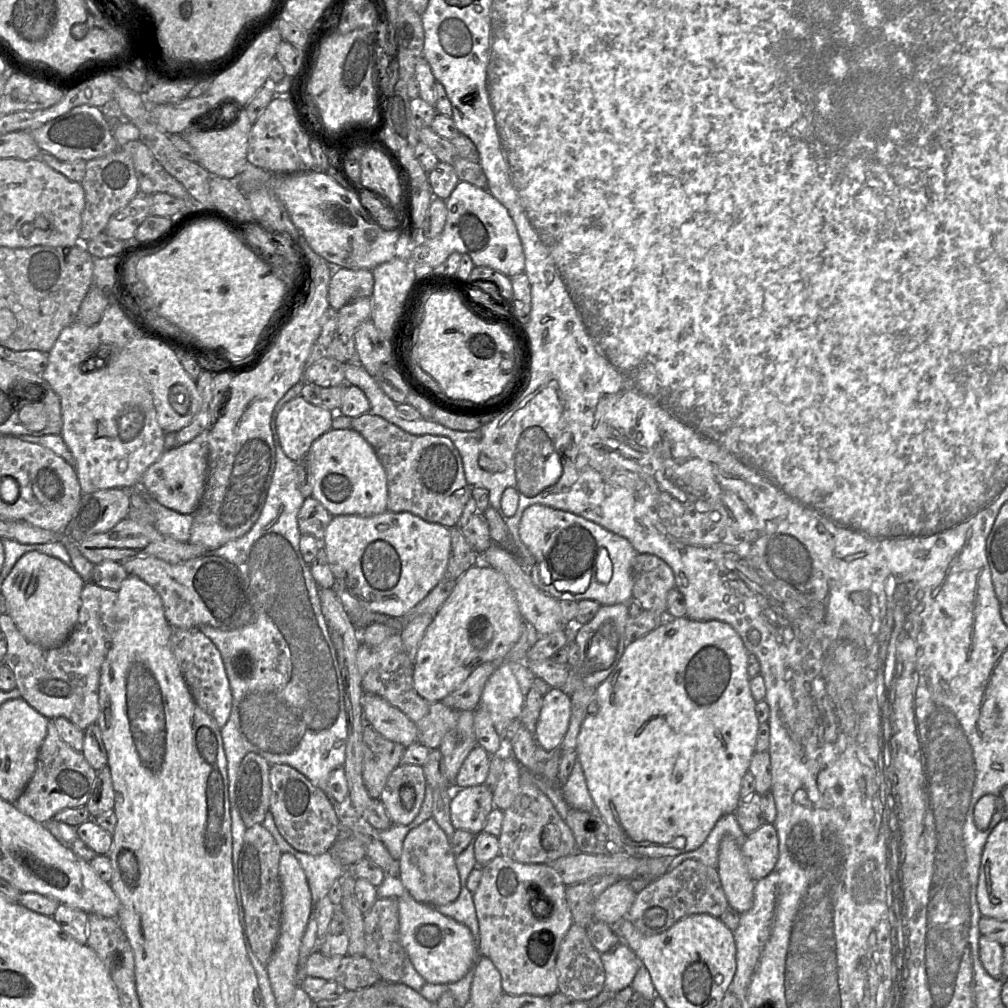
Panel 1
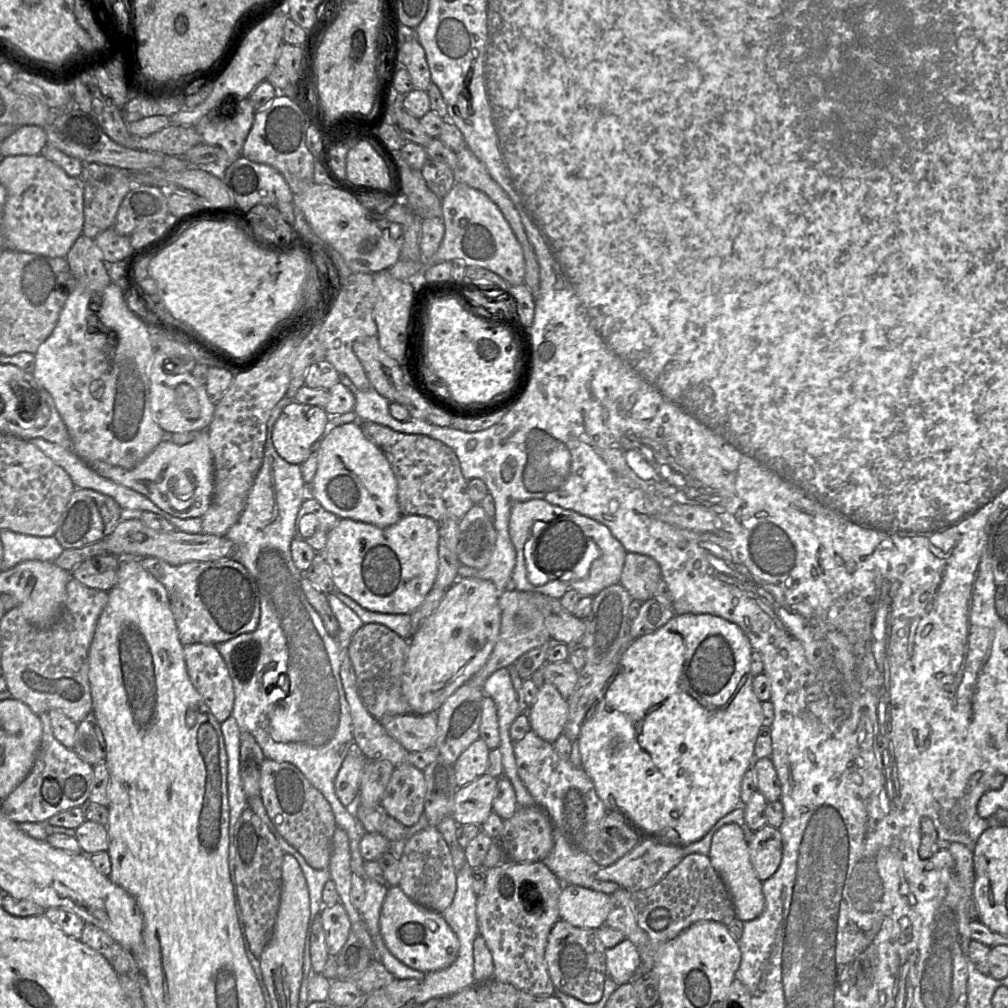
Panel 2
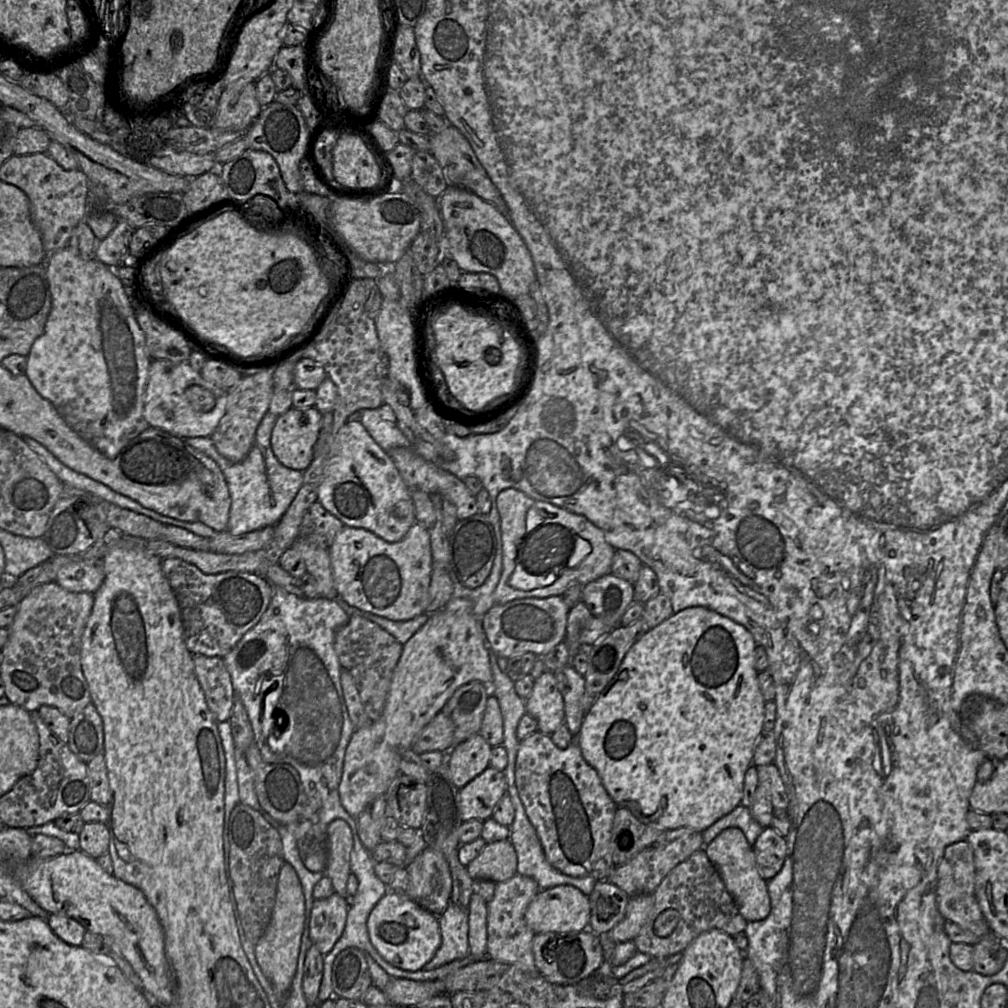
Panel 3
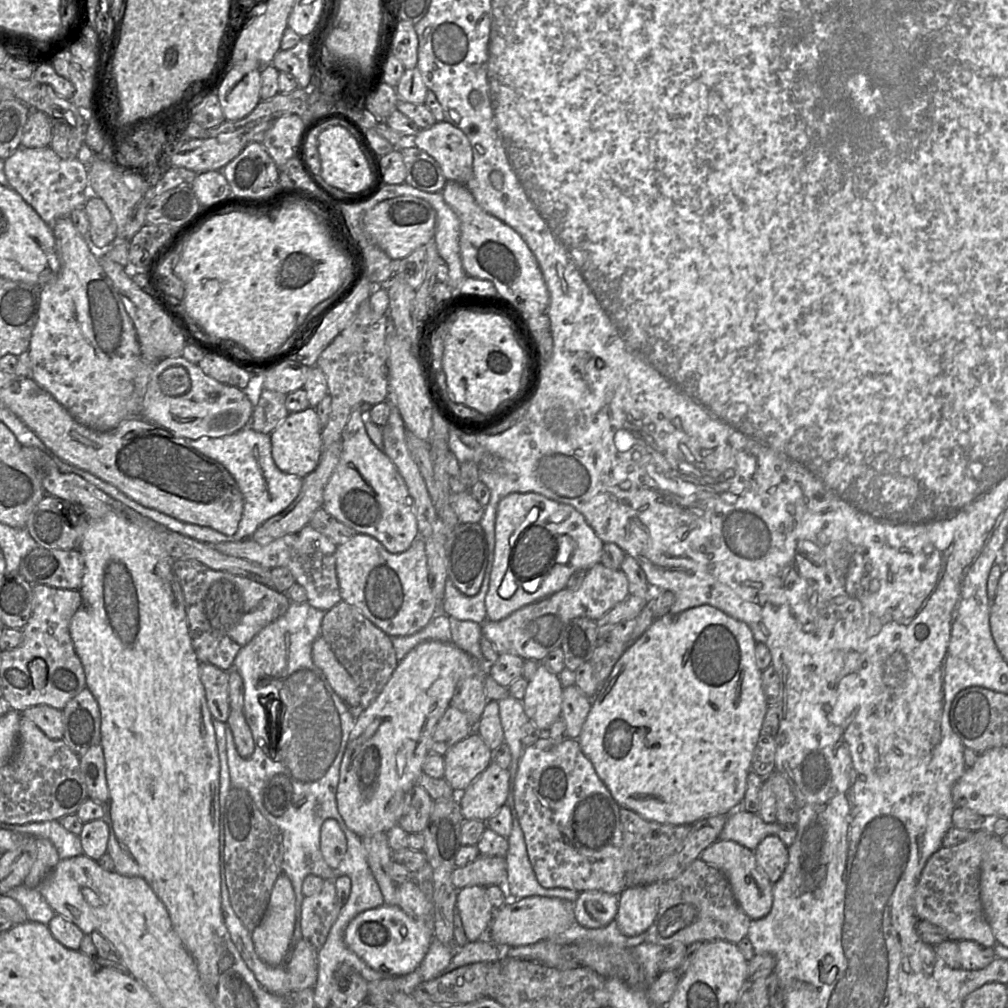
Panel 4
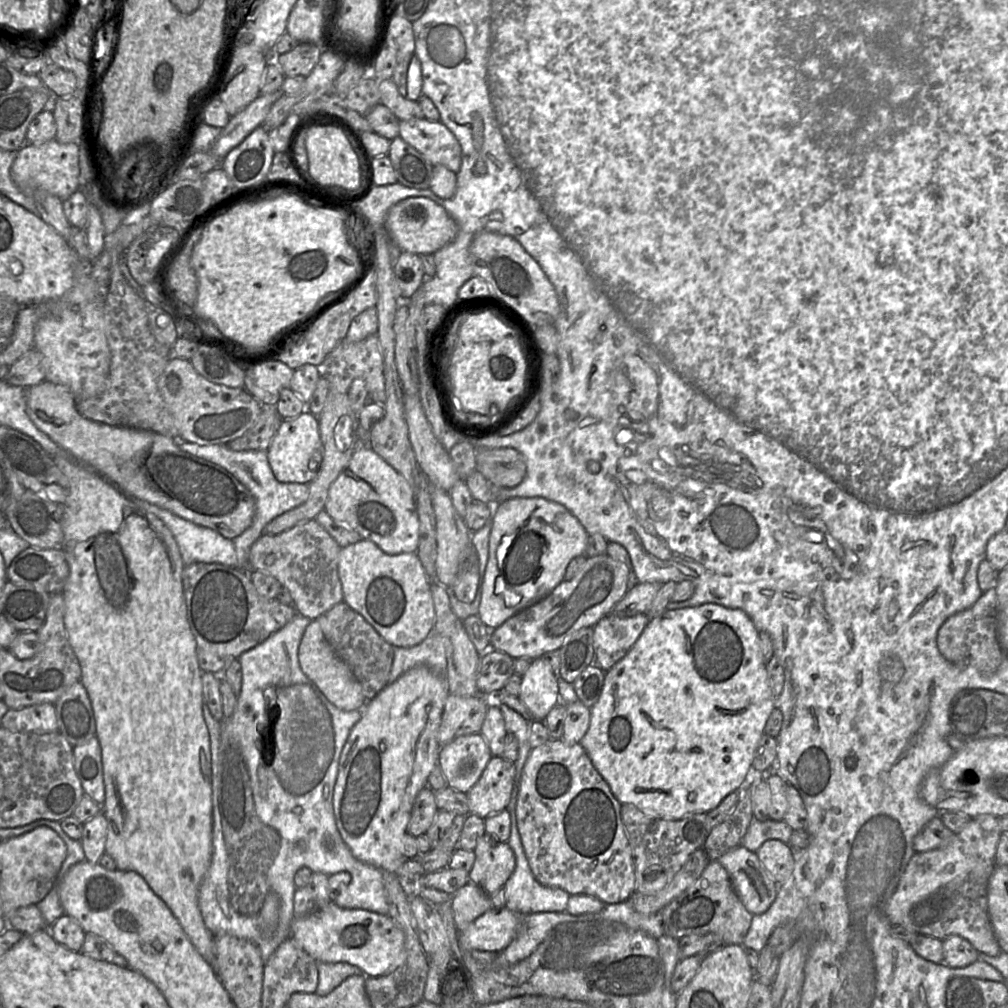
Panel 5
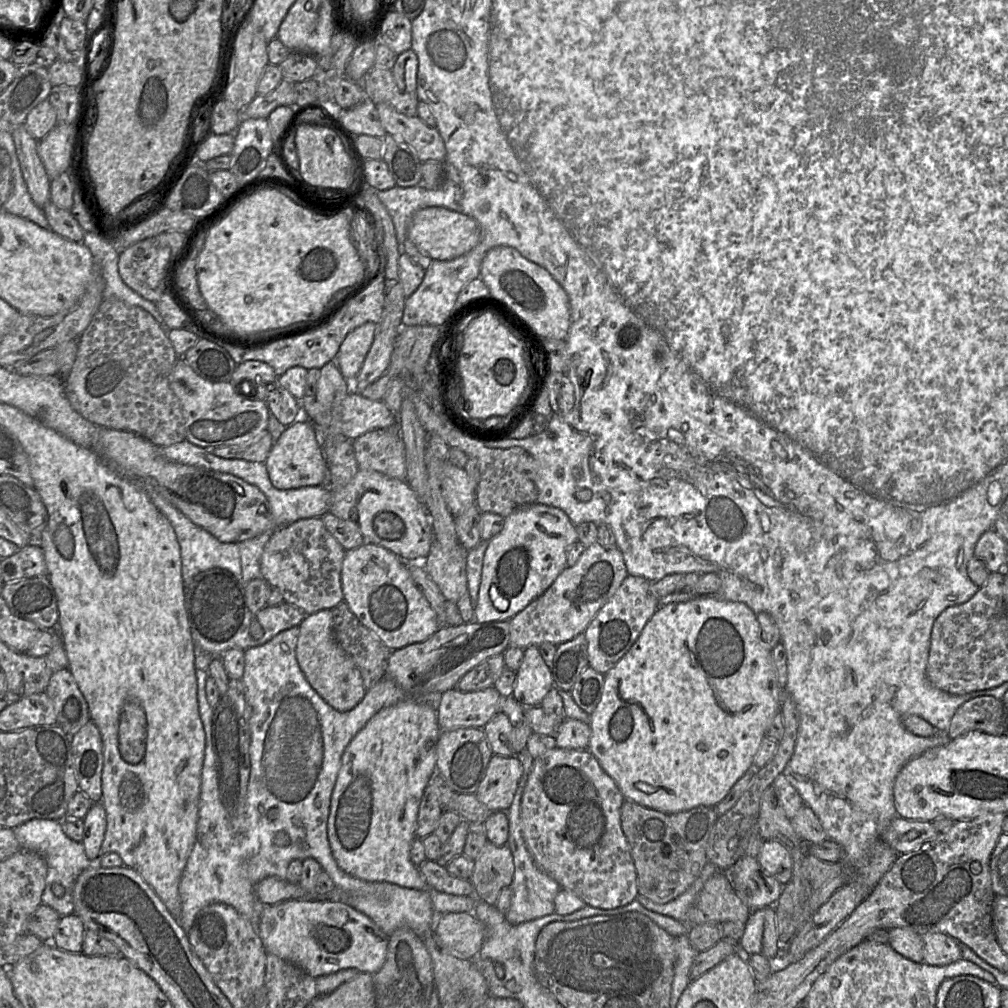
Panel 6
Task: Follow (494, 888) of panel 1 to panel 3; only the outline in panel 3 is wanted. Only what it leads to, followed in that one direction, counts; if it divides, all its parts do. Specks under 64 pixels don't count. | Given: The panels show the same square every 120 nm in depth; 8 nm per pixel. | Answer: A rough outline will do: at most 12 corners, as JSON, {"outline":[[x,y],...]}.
{"outline":[[518,873],[487,903],[490,959],[539,972],[525,913],[540,890]]}

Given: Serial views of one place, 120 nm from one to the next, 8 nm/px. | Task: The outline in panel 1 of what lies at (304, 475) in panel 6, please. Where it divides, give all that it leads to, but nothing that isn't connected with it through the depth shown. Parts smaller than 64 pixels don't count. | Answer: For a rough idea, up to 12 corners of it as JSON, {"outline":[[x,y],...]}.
{"outline":[[302,396],[276,418],[293,461],[332,429],[334,413]]}

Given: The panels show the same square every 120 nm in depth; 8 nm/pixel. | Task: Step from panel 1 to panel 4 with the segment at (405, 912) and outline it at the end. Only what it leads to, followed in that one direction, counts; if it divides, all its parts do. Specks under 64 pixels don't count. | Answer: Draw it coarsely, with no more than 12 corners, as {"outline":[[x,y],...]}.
{"outline":[[399,906],[347,926],[346,945],[390,976],[416,971],[434,939]]}

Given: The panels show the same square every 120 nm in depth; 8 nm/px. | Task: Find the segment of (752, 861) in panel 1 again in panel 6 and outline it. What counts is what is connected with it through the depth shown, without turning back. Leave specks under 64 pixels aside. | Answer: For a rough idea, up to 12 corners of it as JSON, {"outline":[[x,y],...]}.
{"outline":[[765,840],[756,858],[763,870],[785,885],[793,876],[789,850]]}

